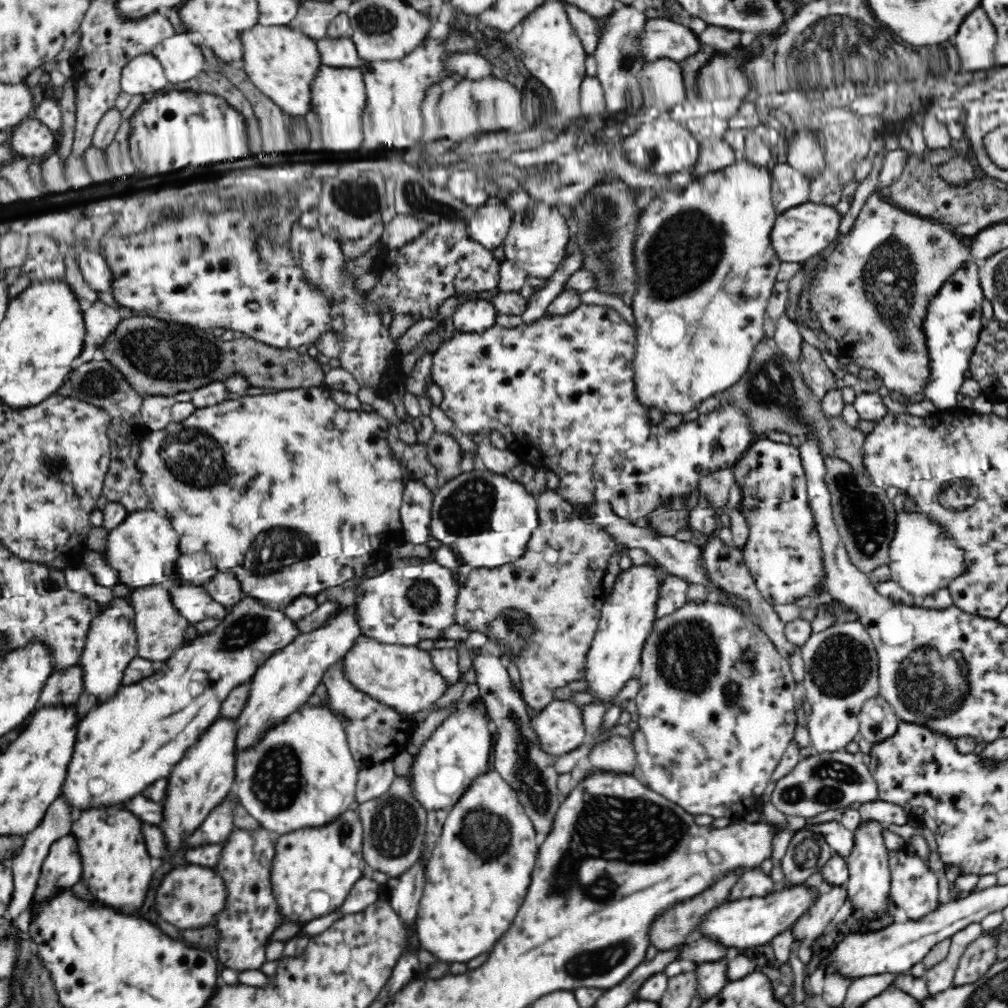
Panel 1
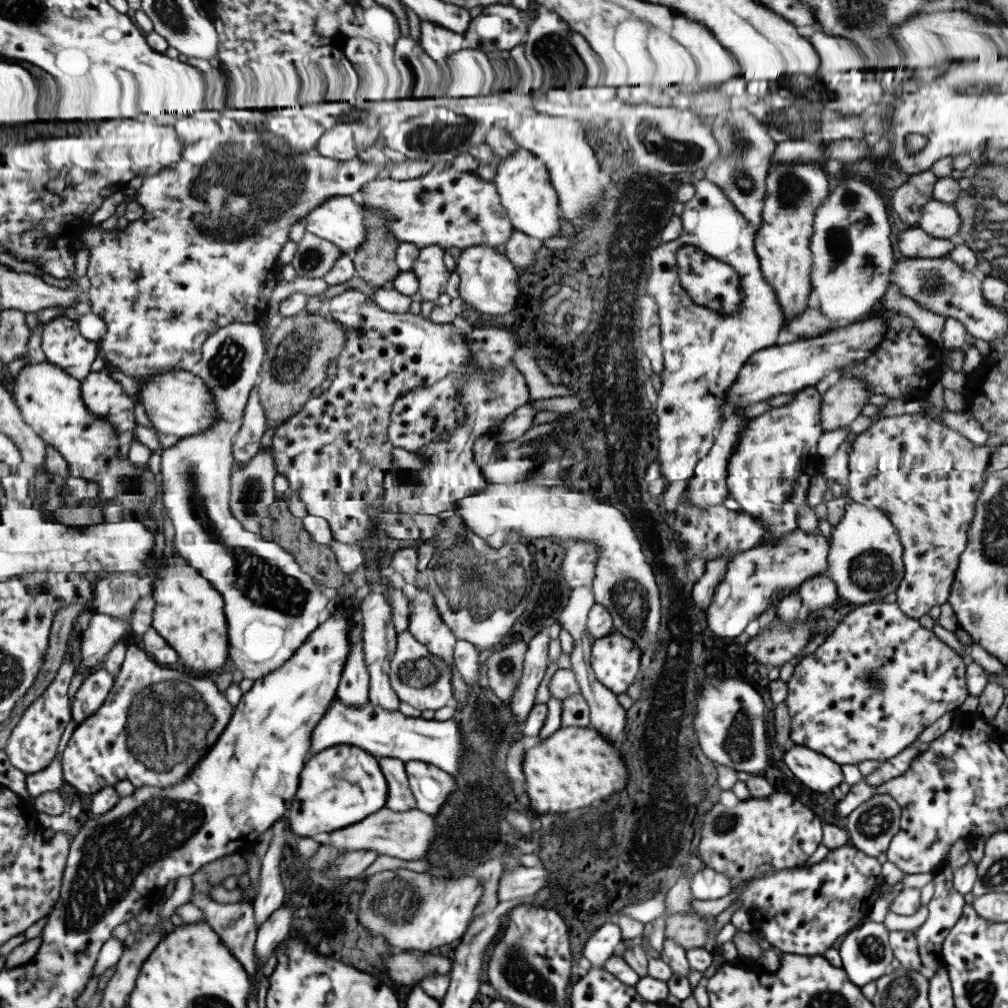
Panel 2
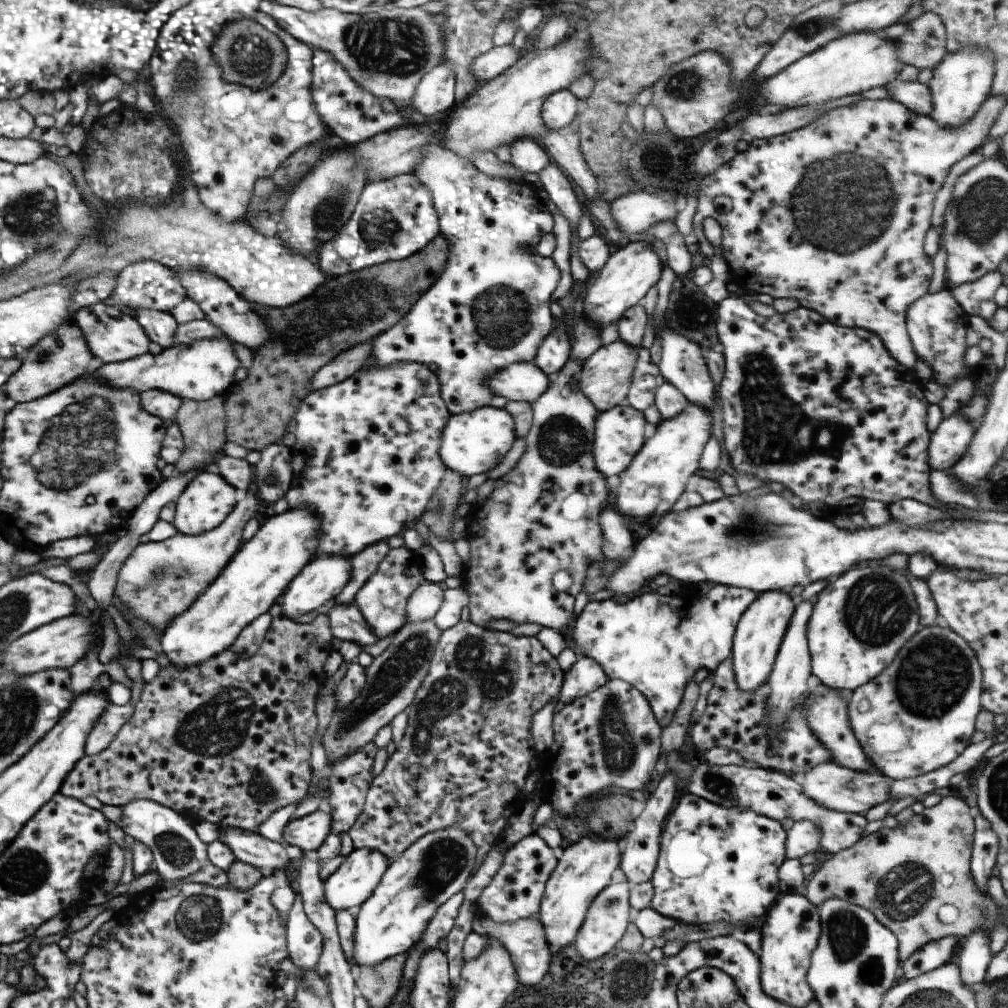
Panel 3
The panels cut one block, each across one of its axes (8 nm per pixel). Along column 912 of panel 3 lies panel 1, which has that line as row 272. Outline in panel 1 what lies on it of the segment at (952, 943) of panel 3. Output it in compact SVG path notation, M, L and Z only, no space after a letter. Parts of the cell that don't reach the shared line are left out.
M969 259L966 266L954 272L954 275L941 287L939 294L929 303L922 322L924 343L929 354L930 375L922 386L924 398L930 399L938 409L958 407L957 392L965 380L966 370L974 358L974 348L979 334L983 331L982 303L985 300L980 282L979 268Z

